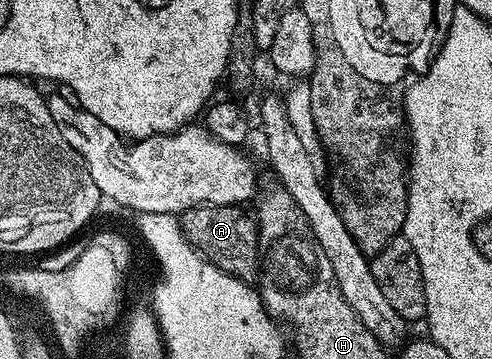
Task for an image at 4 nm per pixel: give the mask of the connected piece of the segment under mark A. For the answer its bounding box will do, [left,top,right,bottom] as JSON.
[179,205,263,283]

